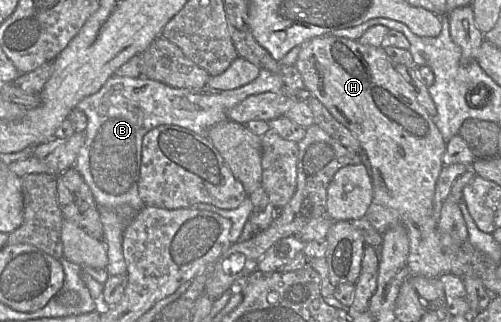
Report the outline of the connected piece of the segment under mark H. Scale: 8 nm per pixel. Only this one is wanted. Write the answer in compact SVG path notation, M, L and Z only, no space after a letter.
M330 34L315 37L301 45L295 63L304 88L357 138L362 152L367 157L373 199L364 217L382 235L391 227L403 224L409 236L410 249L406 263L409 273L438 278L442 274L451 274L451 257L443 249L432 217L436 182L444 166L442 157L446 150L446 142L433 118L418 103L394 65L382 47L363 45L358 41Z

